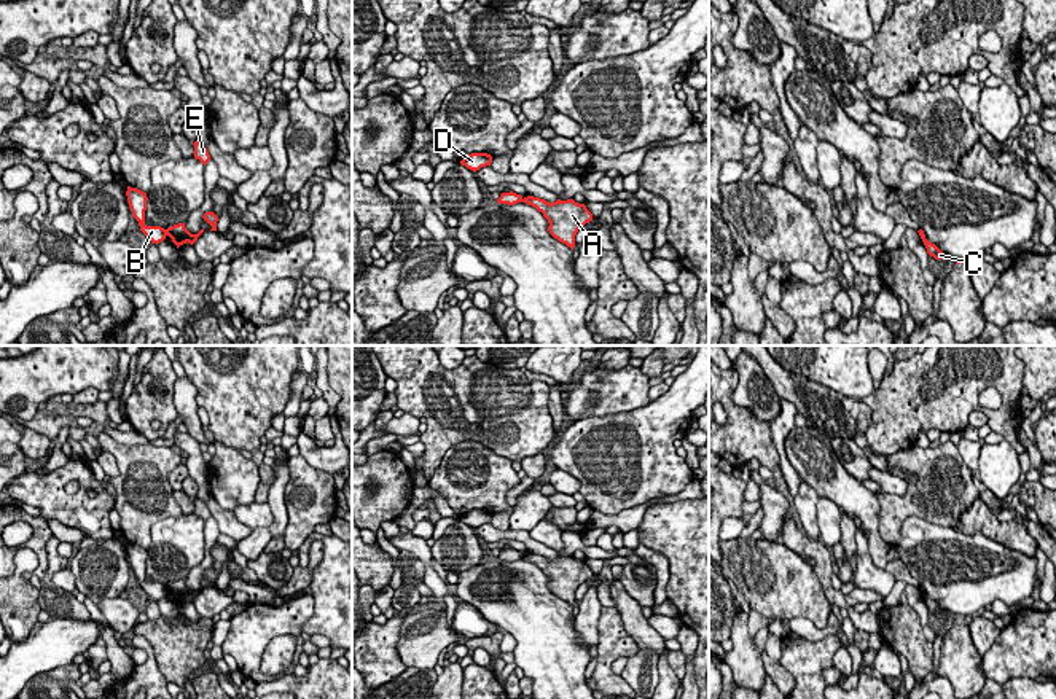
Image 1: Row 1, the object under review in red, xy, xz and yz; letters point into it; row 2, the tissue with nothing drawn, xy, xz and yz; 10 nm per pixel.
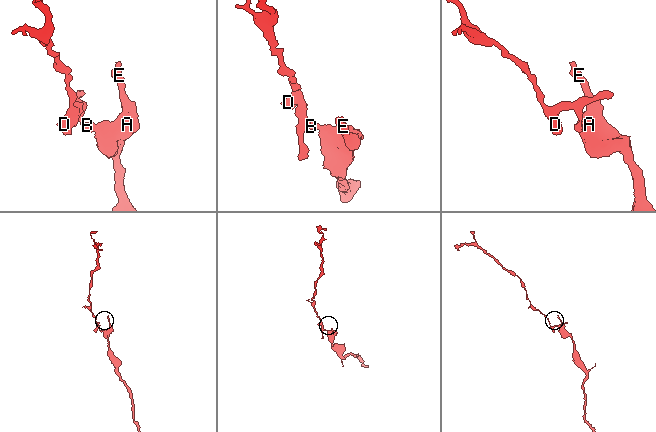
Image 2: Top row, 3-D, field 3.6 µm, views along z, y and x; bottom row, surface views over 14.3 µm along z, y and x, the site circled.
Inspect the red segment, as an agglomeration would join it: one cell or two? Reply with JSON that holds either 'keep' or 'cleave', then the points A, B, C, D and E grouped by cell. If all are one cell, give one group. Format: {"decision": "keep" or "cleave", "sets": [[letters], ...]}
{"decision": "cleave", "sets": [["A", "C", "E"], ["B", "D"]]}

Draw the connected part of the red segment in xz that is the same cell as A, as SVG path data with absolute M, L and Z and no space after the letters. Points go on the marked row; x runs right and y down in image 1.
M527 196L522 202L542 212L550 223L550 234L572 250L575 247L575 236L578 229L593 220L593 213L586 209L586 205L578 204L573 199L557 199L550 204L545 199Z

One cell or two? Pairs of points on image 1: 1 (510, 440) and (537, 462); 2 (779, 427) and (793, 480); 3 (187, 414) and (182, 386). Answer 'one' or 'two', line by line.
1: two
2: one
3: one

